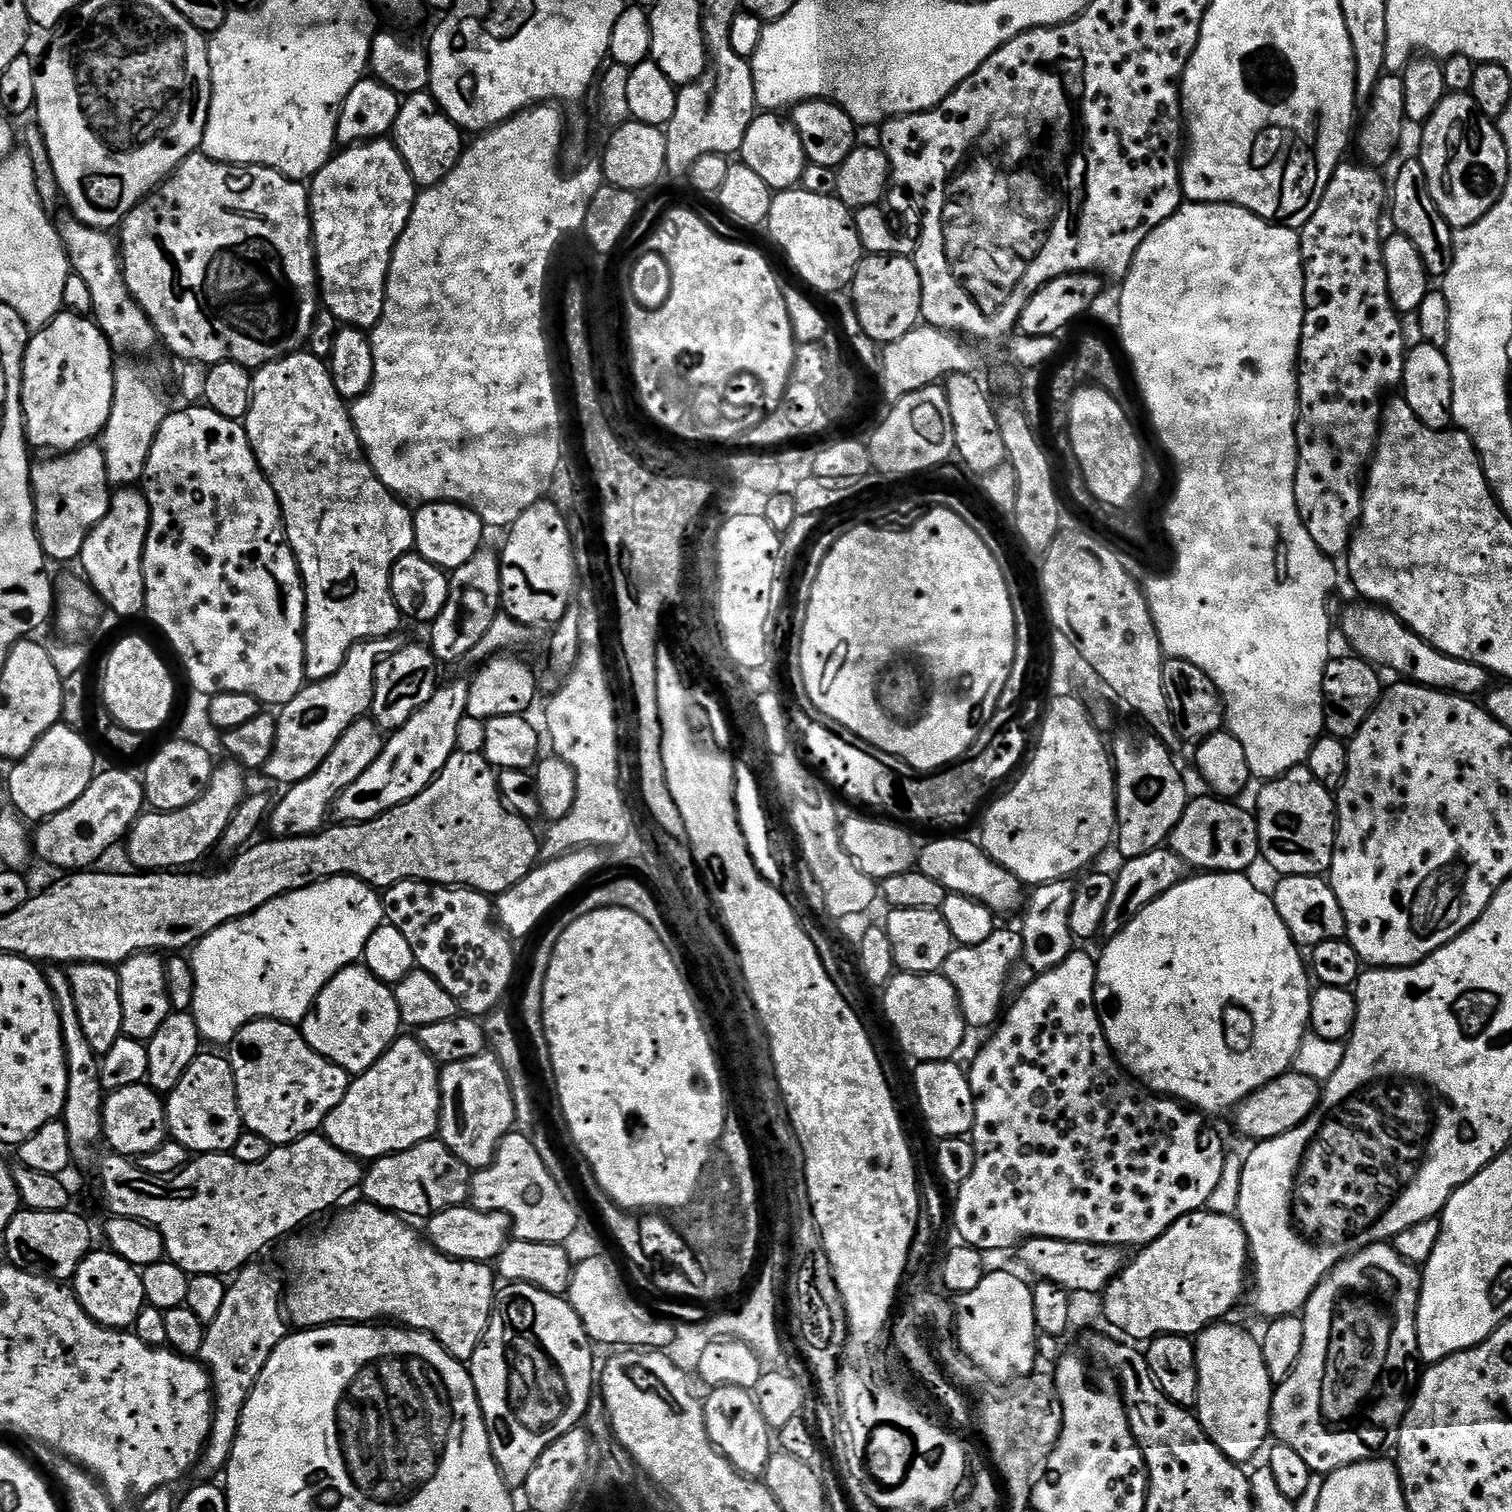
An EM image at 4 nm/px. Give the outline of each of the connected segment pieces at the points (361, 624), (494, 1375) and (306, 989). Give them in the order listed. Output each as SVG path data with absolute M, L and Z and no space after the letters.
M307 350L293 352L292 355L283 356L280 360L269 360L267 364L255 369L252 378L250 410L242 423L250 438L250 446L254 450L258 466L264 471L264 477L270 482L280 503L280 513L284 519L284 532L288 536L288 545L292 548L296 565L300 568L300 577L304 583L304 675L309 681L325 680L330 678L330 674L339 670L344 657L348 655L348 651L355 644L366 640L380 640L384 636L393 635L397 631L396 627L402 623L400 611L392 597L390 574L394 562L398 562L398 558L409 555L415 549L416 521L414 512L401 497L393 494L378 479L372 467L368 465L364 447L360 445L360 439L352 421L352 413L346 407L344 397L338 394L338 390L334 386L329 365L317 358L313 352Z
M505 1283L496 1293L496 1305L492 1308L492 1317L488 1323L488 1329L484 1335L484 1343L478 1346L478 1350L472 1355L470 1361L470 1371L474 1390L478 1394L480 1409L486 1422L486 1430L490 1434L490 1450L494 1454L494 1462L502 1474L502 1478L508 1484L509 1489L523 1489L526 1478L530 1478L530 1470L542 1458L542 1454L558 1438L565 1436L572 1428L581 1423L584 1411L588 1408L588 1403L592 1400L592 1388L594 1392L594 1376L592 1380L592 1348L594 1342L586 1334L578 1314L572 1309L571 1304L562 1296L555 1296L546 1290L536 1288L532 1284L510 1284Z
M327 876L324 880L314 882L302 890L282 894L278 898L266 902L266 906L262 906L242 918L218 926L218 930L203 936L199 944L195 945L190 952L192 969L194 970L194 1002L190 1015L198 1026L201 1041L208 1043L209 1040L212 1044L231 1045L232 1040L251 1020L281 1020L283 1024L299 1025L304 1021L313 1004L316 1003L318 994L322 994L326 982L330 982L330 978L334 978L334 974L338 974L343 968L349 968L363 957L370 934L374 934L374 930L378 930L383 923L385 923L384 901L377 889L367 884L366 881L359 880L357 876Z

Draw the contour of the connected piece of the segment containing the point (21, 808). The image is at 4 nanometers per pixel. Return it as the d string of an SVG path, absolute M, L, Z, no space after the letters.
M63 722L56 724L26 754L26 758L15 761L11 765L12 773L8 776L6 787L11 807L25 821L43 822L54 814L66 810L90 786L94 773L97 771L96 756L90 745L84 741L83 731L67 728Z

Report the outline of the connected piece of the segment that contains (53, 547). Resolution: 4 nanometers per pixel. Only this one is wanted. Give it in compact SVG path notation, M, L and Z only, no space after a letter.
M93 442L72 452L49 455L32 465L32 497L36 507L36 533L45 557L52 560L79 561L86 538L106 518L113 487L108 483L103 447Z

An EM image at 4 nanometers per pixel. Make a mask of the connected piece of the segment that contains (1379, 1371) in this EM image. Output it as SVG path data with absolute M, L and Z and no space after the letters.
M1391 1243L1375 1244L1347 1256L1310 1294L1302 1309L1302 1319L1306 1326L1306 1338L1302 1342L1302 1354L1294 1366L1294 1370L1282 1383L1275 1385L1272 1394L1272 1427L1271 1435L1290 1450L1295 1450L1310 1466L1313 1474L1327 1474L1342 1466L1357 1464L1363 1460L1375 1460L1381 1455L1384 1447L1393 1443L1394 1437L1400 1431L1402 1422L1408 1413L1408 1405L1412 1403L1414 1385L1418 1380L1418 1342L1416 1341L1416 1311L1420 1301L1421 1273L1417 1265L1406 1262L1392 1247Z

